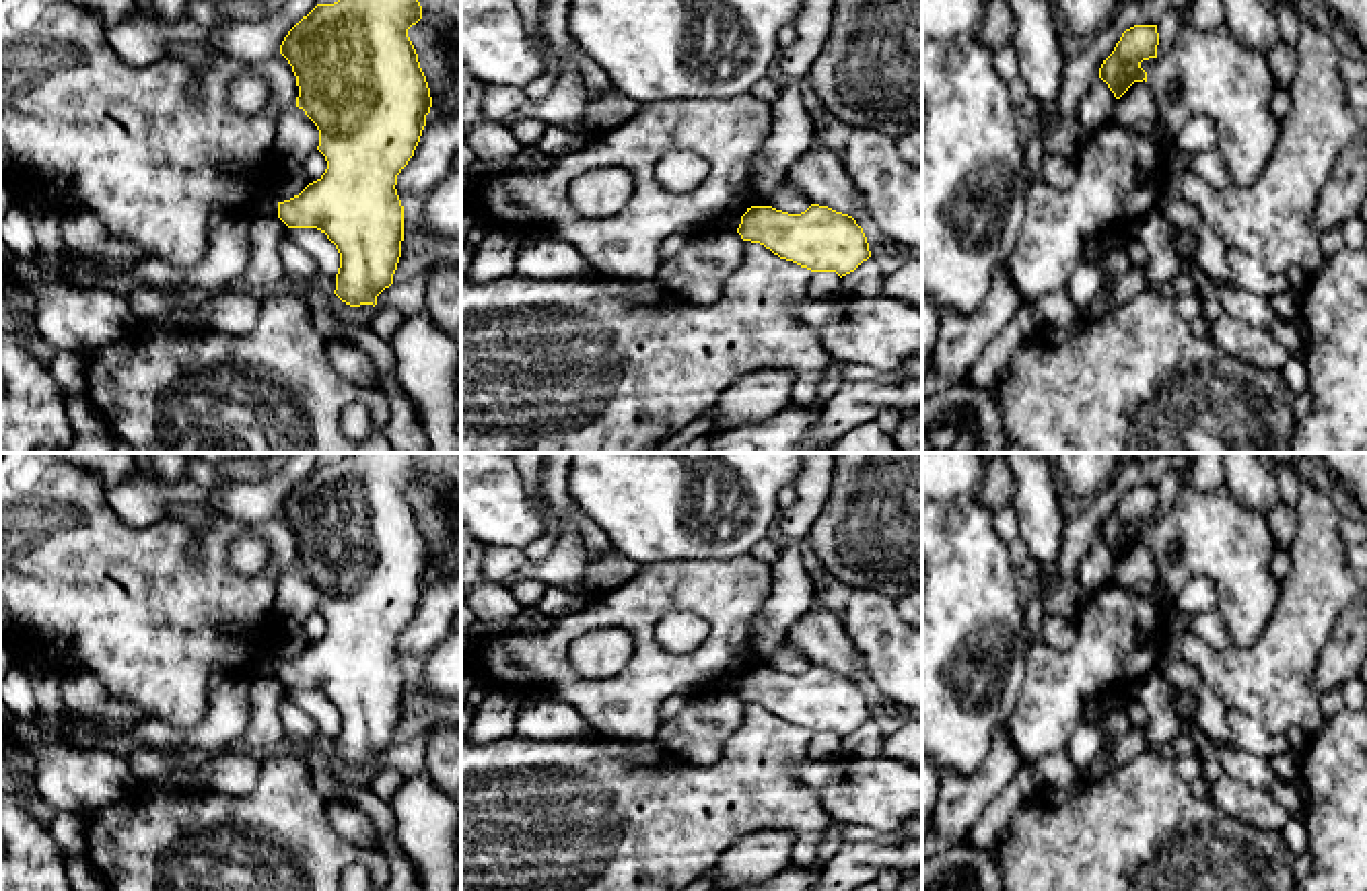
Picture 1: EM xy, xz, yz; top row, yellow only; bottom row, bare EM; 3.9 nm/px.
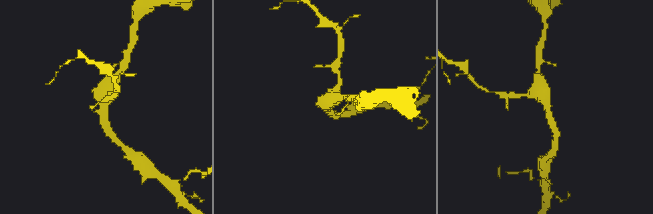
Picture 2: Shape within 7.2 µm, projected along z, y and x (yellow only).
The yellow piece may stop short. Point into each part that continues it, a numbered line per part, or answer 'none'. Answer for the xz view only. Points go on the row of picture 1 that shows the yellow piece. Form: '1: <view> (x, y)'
none

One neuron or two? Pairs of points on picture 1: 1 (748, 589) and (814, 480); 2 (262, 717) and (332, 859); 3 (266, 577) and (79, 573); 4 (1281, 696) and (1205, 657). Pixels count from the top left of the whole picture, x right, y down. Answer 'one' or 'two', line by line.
1: two
2: two
3: one
4: one

